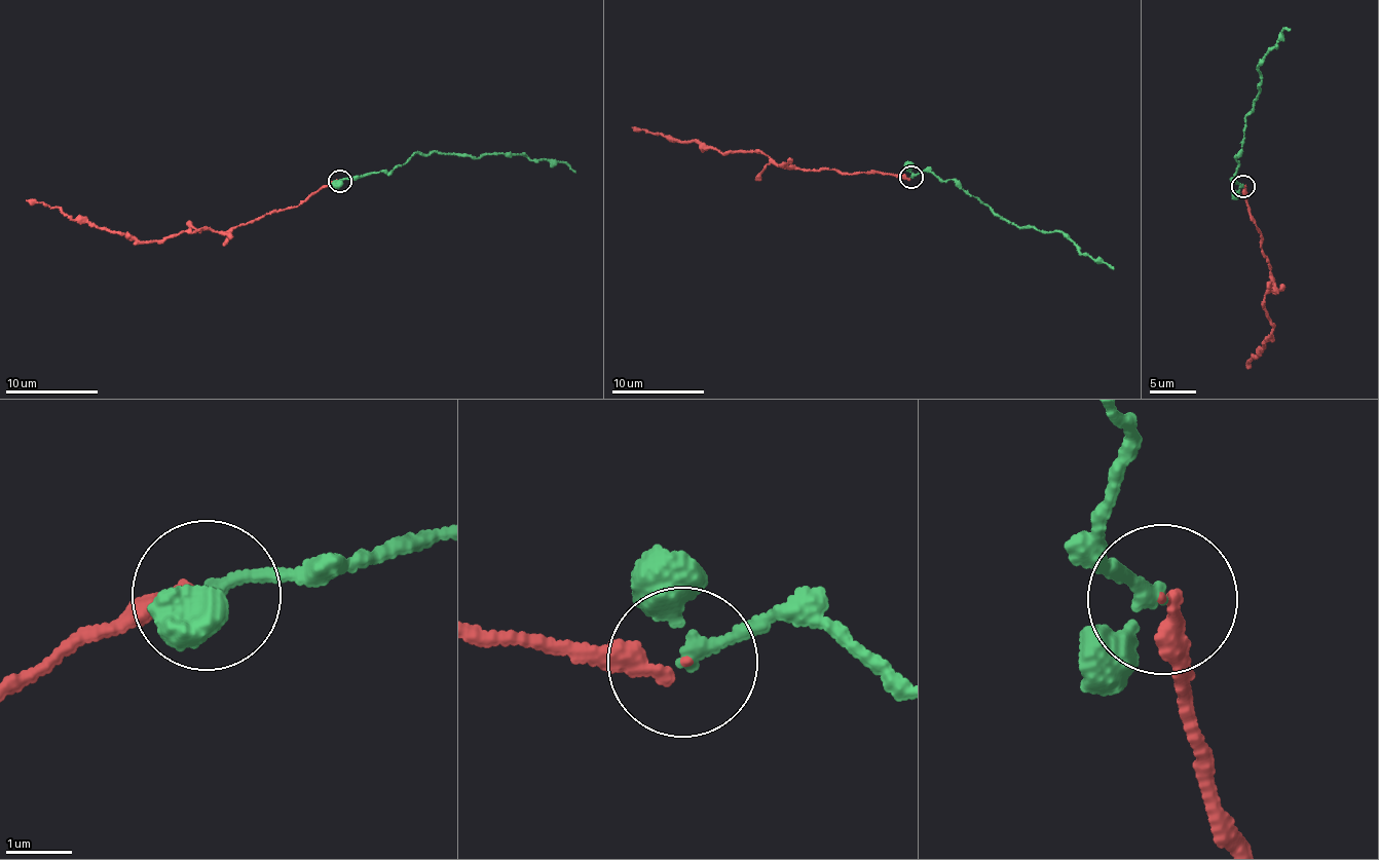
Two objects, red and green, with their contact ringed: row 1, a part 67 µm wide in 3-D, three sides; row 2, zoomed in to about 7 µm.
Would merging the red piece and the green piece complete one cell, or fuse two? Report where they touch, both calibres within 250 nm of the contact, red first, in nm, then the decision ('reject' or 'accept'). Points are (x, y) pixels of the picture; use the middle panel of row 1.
place (911, 177); calibres 200 and 150 nm; accept

